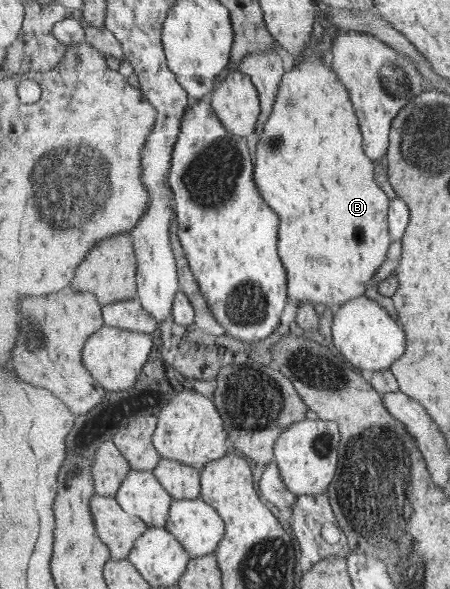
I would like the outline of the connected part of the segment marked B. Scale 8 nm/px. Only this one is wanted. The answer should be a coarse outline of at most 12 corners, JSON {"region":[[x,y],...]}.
{"region":[[330,62],[252,149],[294,306],[361,297],[390,197]]}

